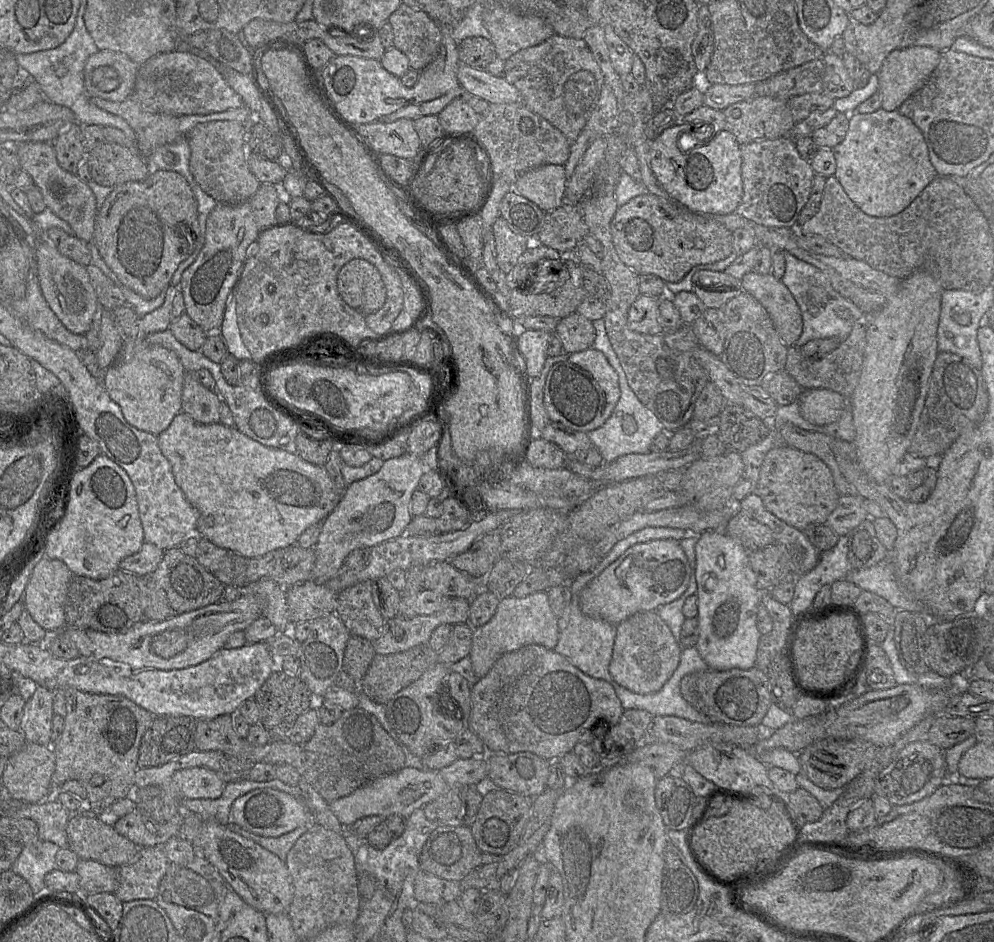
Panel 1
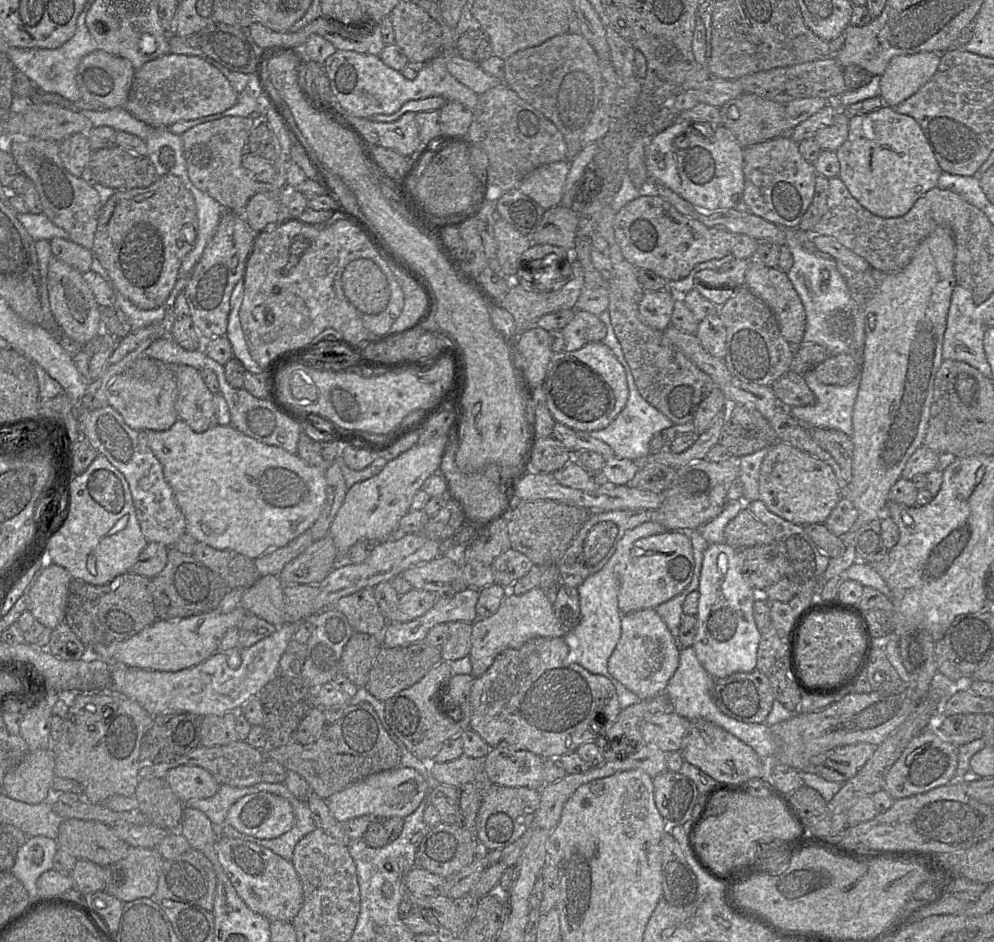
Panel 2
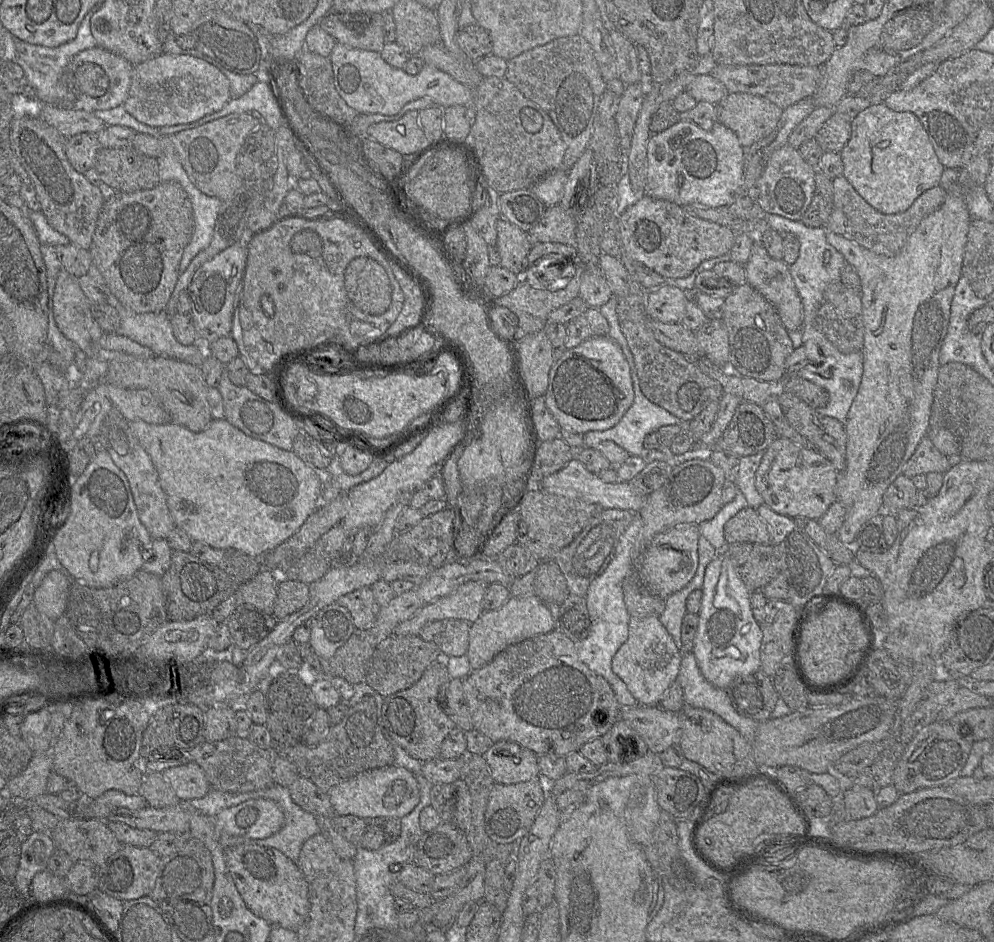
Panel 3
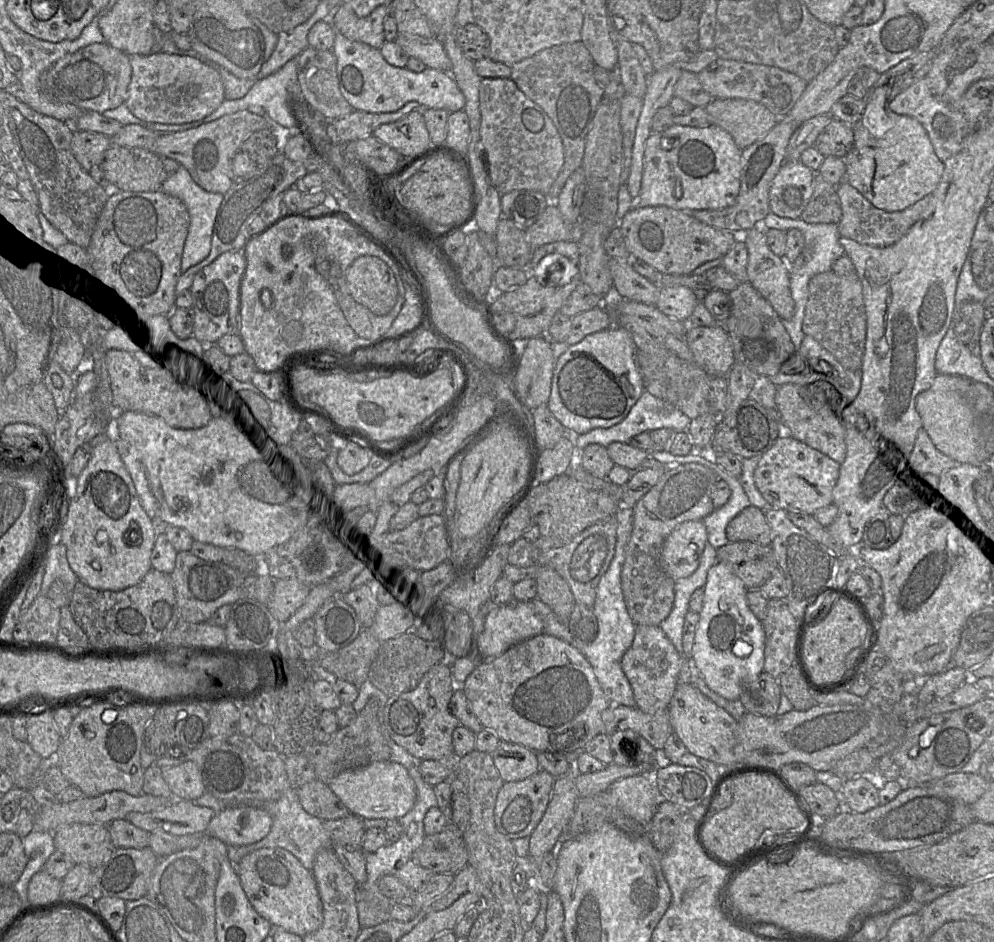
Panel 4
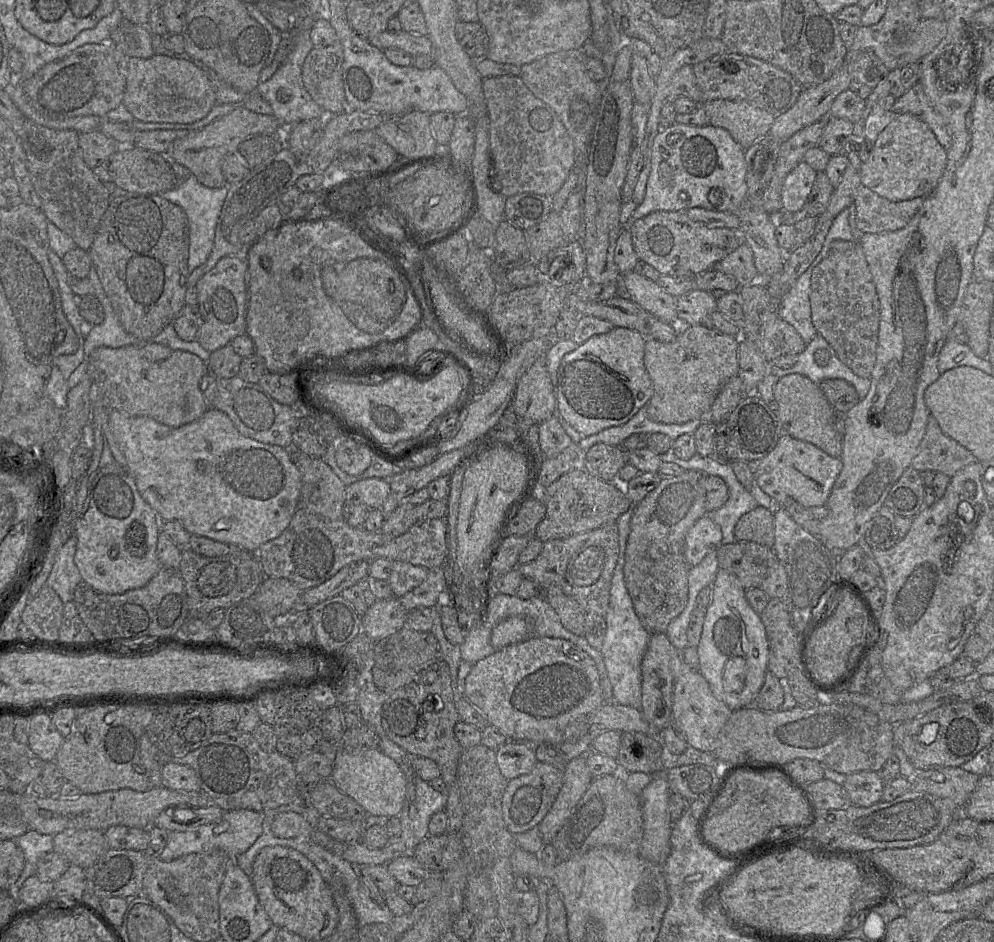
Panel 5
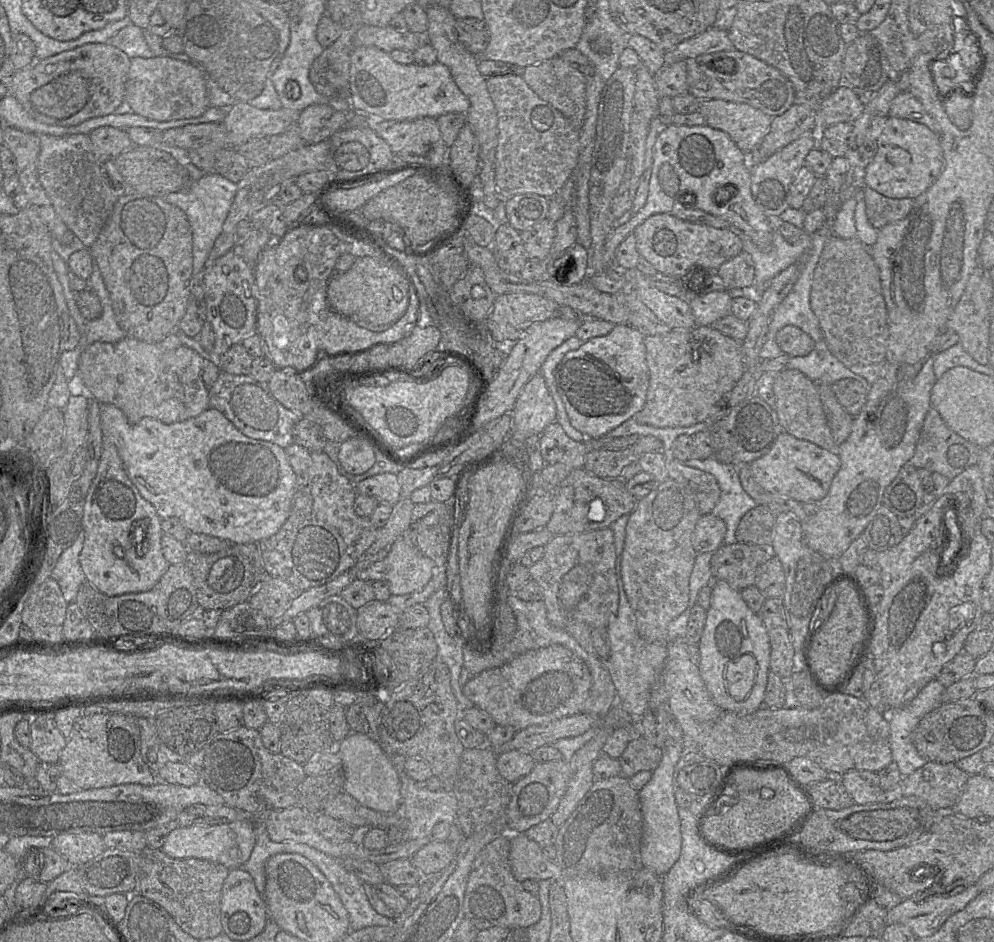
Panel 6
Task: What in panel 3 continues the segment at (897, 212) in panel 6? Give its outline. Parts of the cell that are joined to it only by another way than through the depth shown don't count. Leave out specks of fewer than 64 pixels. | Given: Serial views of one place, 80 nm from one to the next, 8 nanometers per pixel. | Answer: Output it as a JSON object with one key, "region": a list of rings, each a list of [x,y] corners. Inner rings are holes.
{"region":[[[843,175],[834,178],[832,186],[833,209],[825,224],[825,229],[841,235],[876,254],[887,257],[895,256],[902,250],[920,222],[927,215],[937,210],[947,196],[947,191],[937,186],[920,195],[905,212],[882,214],[868,204]]]}

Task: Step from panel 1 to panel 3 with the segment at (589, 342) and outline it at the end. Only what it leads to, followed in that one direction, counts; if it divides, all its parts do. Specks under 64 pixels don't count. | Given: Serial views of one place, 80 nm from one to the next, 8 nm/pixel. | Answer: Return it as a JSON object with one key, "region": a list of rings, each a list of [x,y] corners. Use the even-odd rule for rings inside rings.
{"region":[[[588,308],[567,324],[567,338],[564,348],[571,349],[595,336],[608,335],[609,323],[599,308]]]}

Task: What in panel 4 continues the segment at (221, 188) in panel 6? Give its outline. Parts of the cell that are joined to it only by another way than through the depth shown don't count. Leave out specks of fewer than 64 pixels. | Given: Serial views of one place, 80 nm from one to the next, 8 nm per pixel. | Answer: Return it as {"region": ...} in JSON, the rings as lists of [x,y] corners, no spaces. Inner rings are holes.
{"region":[[[179,166],[175,173],[168,176],[162,184],[160,191],[178,198],[185,205],[190,216],[189,232],[184,245],[181,263],[181,271],[183,274],[190,267],[198,264],[209,255],[214,223],[224,194],[205,191],[195,183],[190,173],[183,166]]]}

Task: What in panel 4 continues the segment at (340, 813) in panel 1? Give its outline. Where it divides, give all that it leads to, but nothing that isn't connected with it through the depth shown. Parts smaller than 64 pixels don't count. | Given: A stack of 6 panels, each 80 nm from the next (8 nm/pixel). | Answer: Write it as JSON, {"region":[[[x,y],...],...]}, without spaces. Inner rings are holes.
{"region":[[[387,760],[341,772],[329,782],[332,792],[360,819],[400,819],[416,802],[416,786],[406,768]]]}

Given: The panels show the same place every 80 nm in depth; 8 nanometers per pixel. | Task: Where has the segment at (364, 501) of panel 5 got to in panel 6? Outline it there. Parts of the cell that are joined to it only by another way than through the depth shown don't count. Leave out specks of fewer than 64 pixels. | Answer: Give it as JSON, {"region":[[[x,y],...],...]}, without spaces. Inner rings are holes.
{"region":[[[382,473],[364,479],[355,485],[356,495],[362,494],[375,498],[378,503],[394,505],[401,499],[397,475]]]}

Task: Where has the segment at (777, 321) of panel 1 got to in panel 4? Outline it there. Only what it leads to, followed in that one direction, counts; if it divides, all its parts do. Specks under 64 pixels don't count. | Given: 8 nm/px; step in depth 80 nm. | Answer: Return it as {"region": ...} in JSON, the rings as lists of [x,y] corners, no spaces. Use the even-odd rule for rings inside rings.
{"region":[[[755,226],[741,235],[748,248],[747,278],[759,293],[770,302],[783,320],[792,318],[795,303],[790,290],[791,269],[784,257],[776,255],[769,247],[765,228]]]}

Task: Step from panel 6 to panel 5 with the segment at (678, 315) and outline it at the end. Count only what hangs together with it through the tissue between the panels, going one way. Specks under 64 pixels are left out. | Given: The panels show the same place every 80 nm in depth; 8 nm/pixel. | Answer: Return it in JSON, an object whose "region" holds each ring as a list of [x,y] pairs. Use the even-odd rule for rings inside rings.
{"region":[[[635,271],[620,274],[621,288],[627,296],[658,319],[678,325],[677,298],[666,293],[655,281]]]}

